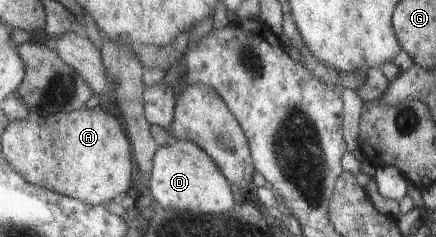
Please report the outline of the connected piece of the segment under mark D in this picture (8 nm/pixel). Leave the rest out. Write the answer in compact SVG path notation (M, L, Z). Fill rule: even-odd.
M173 140L157 148L151 172L150 192L162 208L186 210L194 214L222 214L234 208L230 184L216 168L213 158L190 140Z

